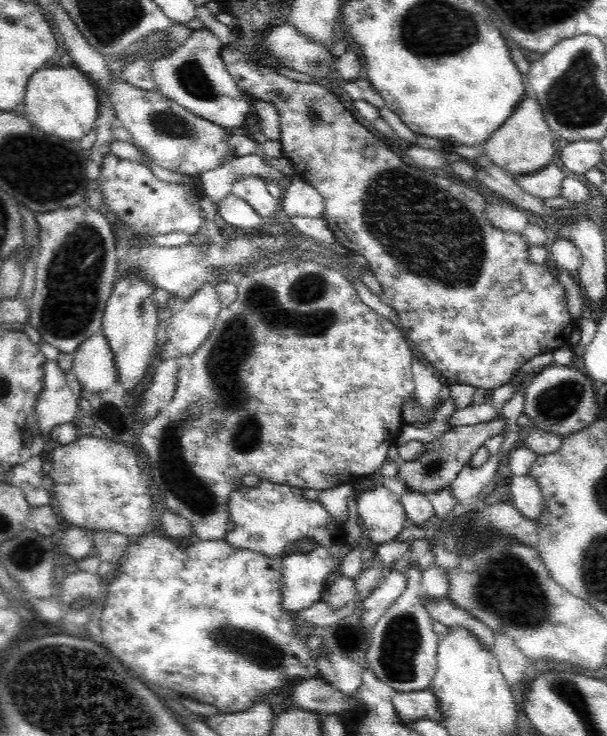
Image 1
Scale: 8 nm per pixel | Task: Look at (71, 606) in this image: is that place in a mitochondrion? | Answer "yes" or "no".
no

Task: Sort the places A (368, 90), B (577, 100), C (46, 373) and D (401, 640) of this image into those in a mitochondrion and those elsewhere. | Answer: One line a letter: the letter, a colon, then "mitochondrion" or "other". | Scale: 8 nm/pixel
A: other
B: mitochondrion
C: other
D: mitochondrion

